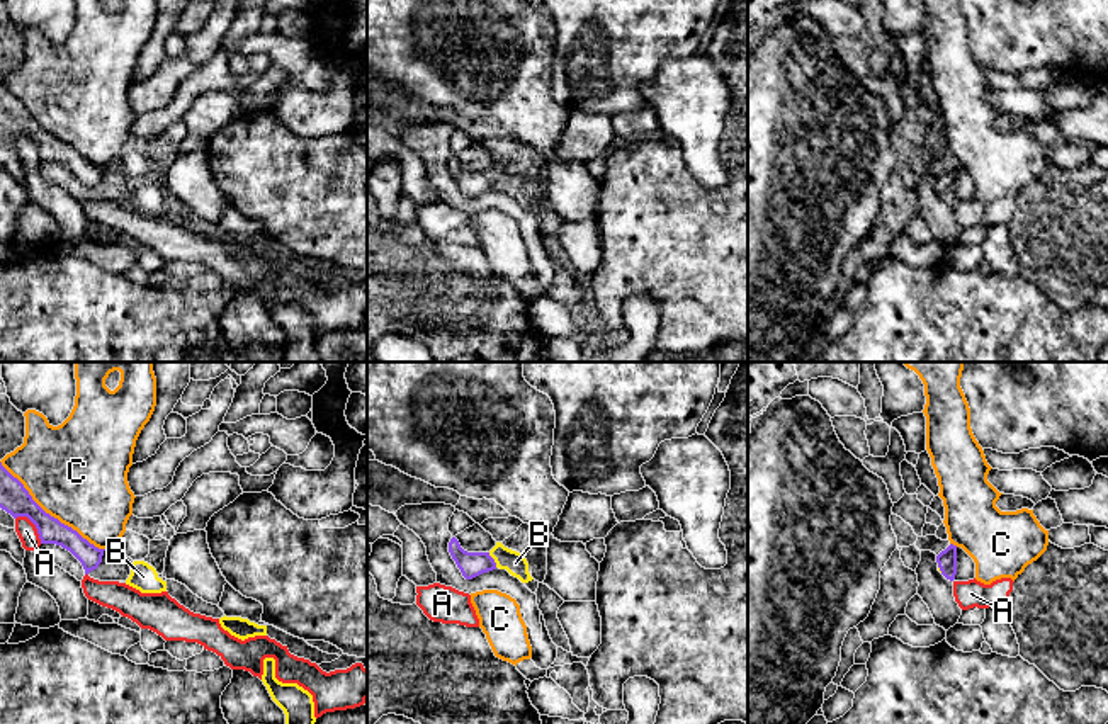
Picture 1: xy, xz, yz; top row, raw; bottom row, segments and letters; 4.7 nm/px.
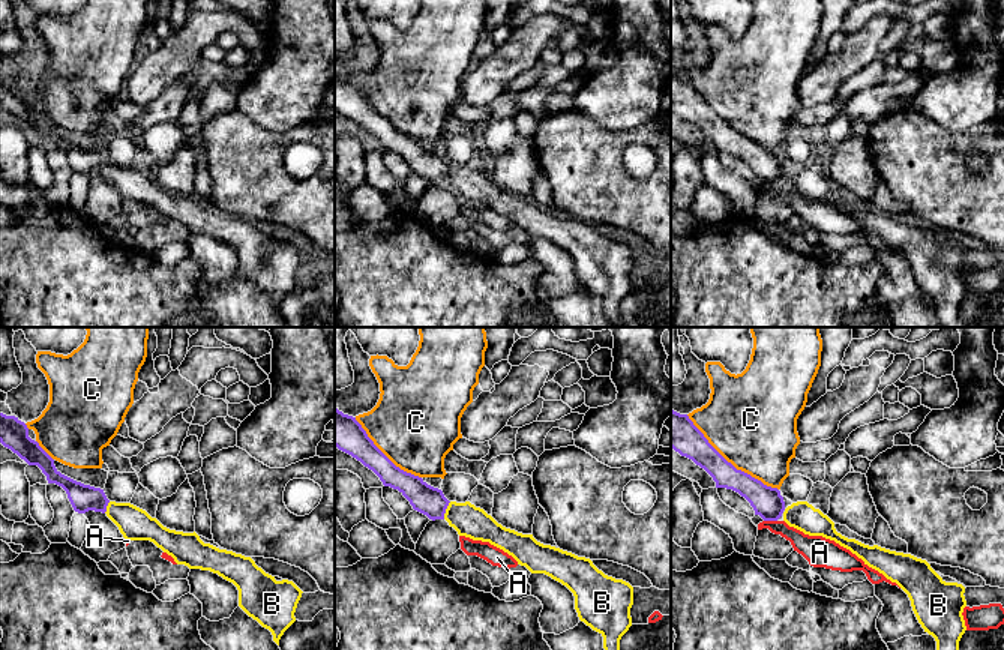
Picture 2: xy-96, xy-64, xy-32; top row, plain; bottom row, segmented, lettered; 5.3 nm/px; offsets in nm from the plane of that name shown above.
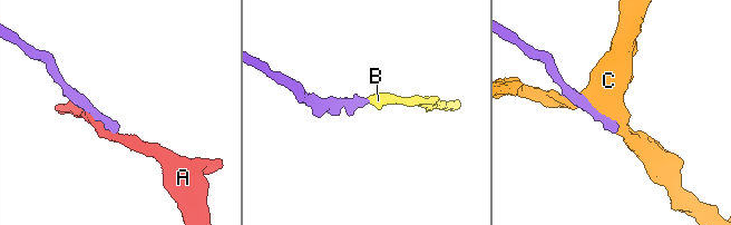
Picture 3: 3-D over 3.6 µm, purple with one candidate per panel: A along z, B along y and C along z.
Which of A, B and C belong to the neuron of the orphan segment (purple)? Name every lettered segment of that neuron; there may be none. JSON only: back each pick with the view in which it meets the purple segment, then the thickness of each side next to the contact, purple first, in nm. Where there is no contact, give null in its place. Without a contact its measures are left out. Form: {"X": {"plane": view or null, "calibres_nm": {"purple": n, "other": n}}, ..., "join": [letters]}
{"B": {"plane": "xz", "calibres_nm": {"purple": 120, "other": 110}}, "join": ["B"]}

